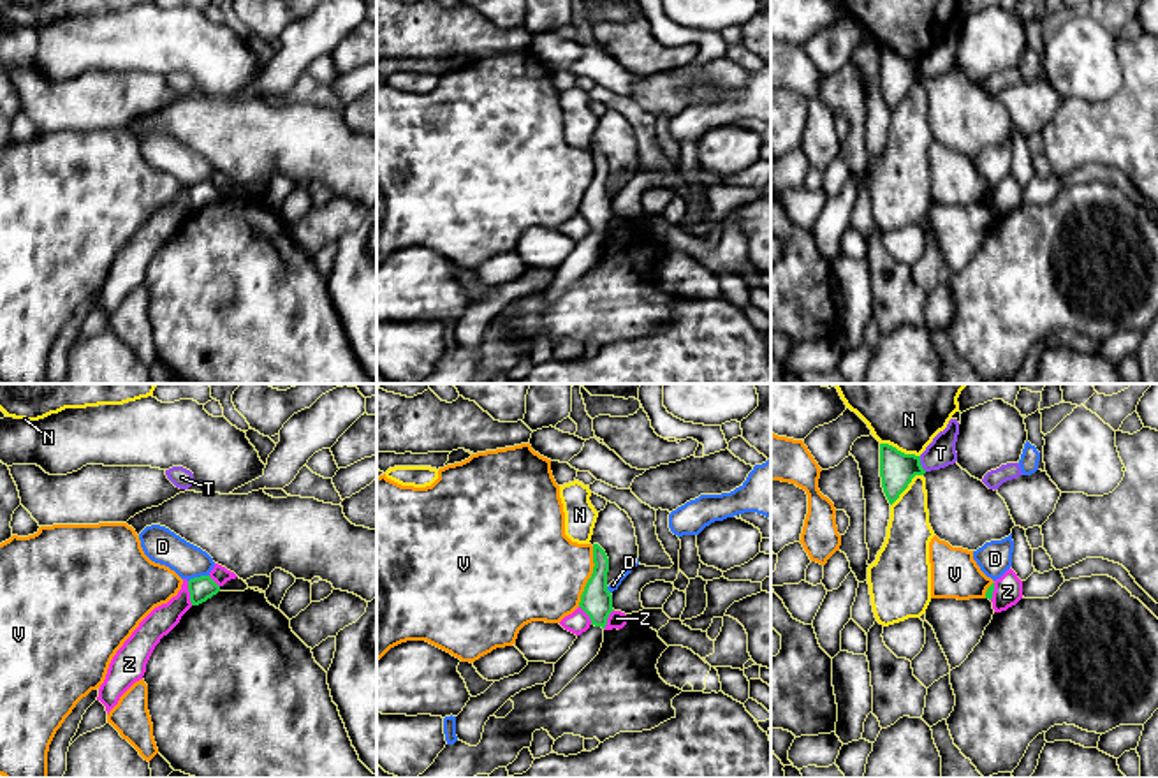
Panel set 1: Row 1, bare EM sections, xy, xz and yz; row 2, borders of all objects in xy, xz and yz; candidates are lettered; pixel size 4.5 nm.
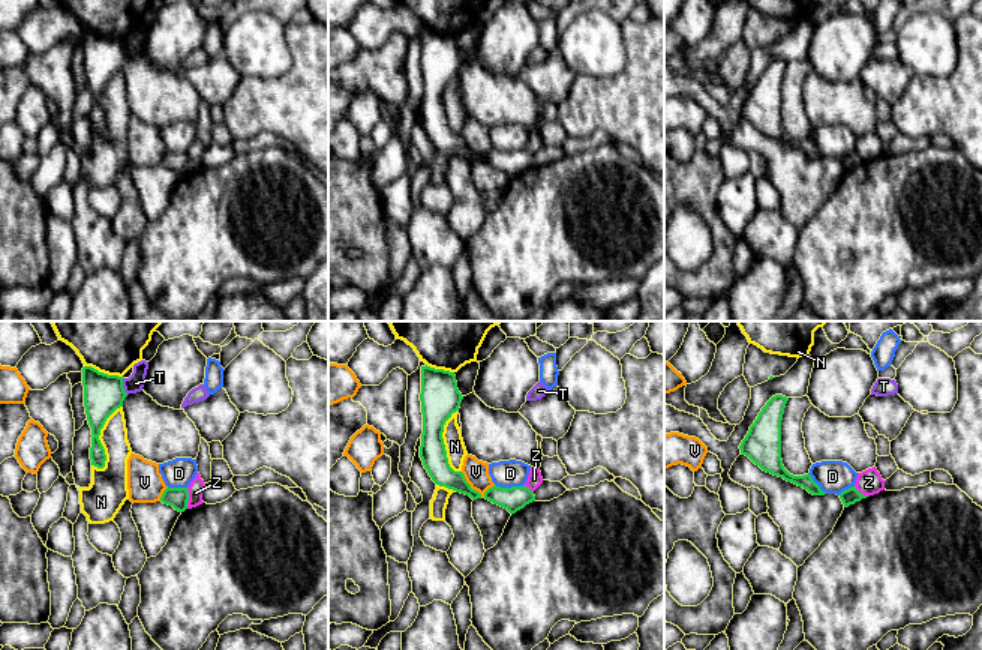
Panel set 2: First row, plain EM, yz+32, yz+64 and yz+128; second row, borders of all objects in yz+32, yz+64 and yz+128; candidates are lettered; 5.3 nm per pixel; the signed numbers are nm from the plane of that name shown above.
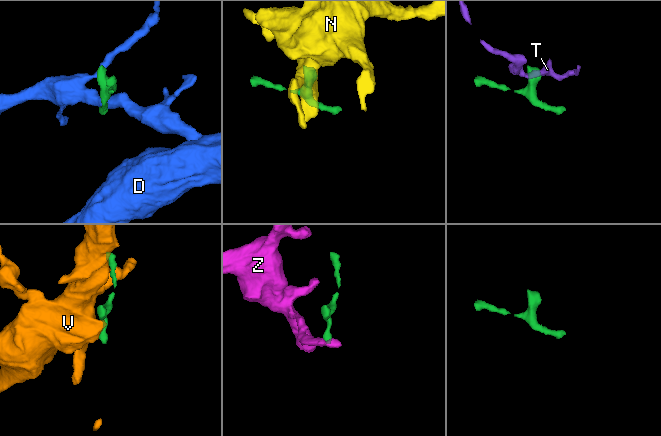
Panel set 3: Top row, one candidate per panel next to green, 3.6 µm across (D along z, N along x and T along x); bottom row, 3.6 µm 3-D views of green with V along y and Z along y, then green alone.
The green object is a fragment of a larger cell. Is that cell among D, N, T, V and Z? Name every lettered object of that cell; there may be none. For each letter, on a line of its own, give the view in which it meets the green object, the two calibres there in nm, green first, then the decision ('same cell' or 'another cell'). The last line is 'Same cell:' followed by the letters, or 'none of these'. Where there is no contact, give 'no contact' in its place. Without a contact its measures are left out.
D: xy | 110/160 nm | another cell
N: yz | 160/260 nm | another cell
T: yz | 160/140 nm | another cell
V: xz | 140/440 nm | another cell
Z: xy | 110/120 nm | another cell
Same cell: none of these

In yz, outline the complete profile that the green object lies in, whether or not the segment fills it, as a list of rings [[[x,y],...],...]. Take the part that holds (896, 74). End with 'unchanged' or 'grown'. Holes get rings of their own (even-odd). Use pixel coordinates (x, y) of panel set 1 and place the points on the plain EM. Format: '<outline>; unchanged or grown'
[[[880,49],[880,83],[883,99],[892,111],[915,81],[924,81],[920,62],[905,60],[889,49]]]; unchanged

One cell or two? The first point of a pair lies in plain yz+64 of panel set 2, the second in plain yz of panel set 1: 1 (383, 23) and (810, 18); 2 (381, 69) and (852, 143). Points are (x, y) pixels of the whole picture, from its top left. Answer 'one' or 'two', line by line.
1: two
2: one

